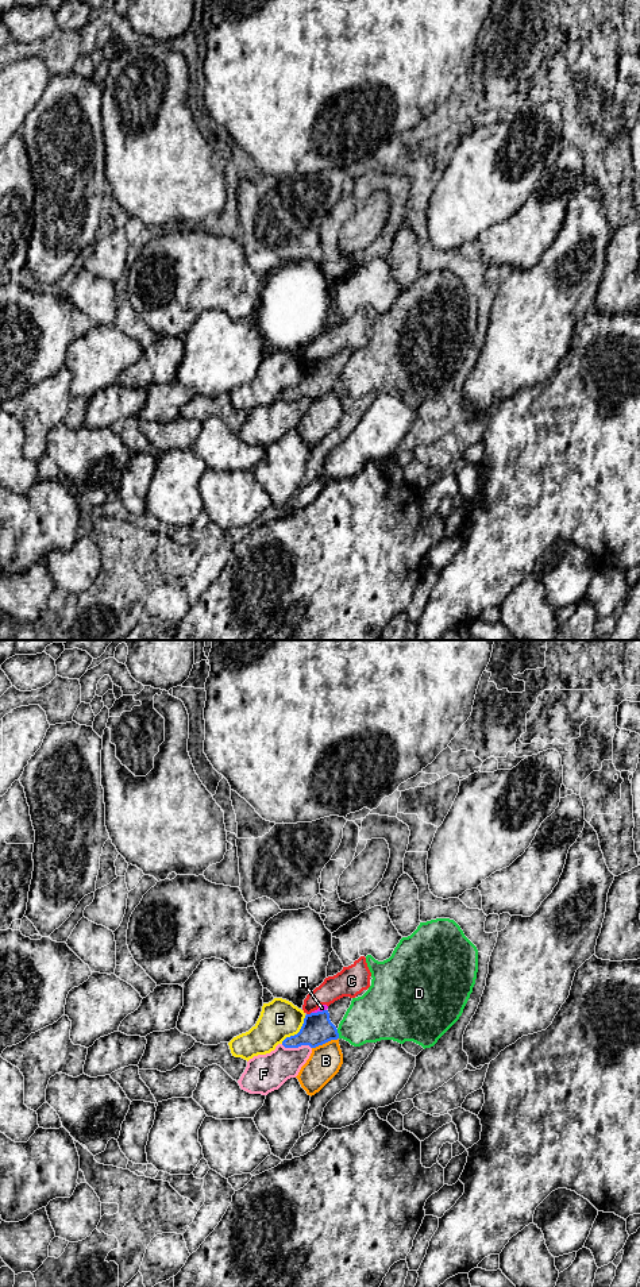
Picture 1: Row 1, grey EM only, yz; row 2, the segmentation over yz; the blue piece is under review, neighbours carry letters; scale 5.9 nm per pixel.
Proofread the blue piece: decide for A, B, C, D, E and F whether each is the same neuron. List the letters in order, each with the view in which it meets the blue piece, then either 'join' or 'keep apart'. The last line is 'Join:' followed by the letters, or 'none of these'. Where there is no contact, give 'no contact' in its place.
A: contact in yz; keep apart
B: contact in yz; keep apart
C: contact in yz; keep apart
D: contact in yz; keep apart
E: contact in yz; keep apart
F: contact in yz; keep apart
Join: none of these

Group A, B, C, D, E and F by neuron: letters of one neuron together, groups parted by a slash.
A C / B / D / E / F

